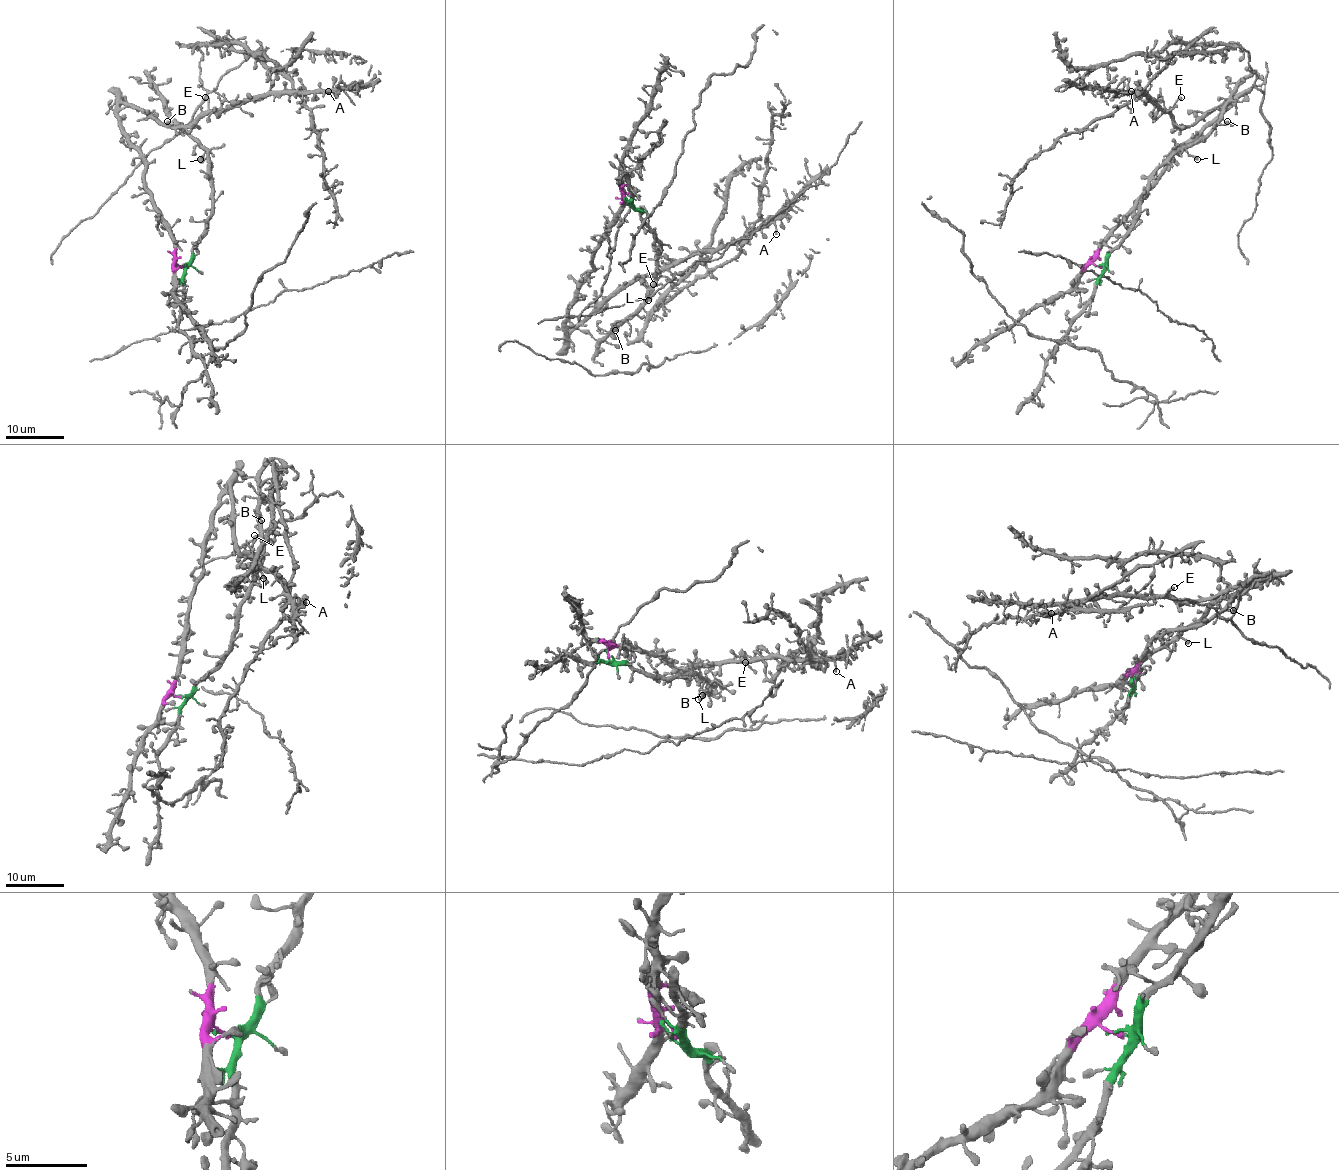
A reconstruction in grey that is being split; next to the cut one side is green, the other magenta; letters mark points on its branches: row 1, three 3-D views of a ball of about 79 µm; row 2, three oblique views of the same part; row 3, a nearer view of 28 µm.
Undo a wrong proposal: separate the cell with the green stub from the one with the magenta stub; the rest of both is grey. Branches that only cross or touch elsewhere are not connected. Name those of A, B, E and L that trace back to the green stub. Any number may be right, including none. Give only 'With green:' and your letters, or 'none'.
With green: B, L

